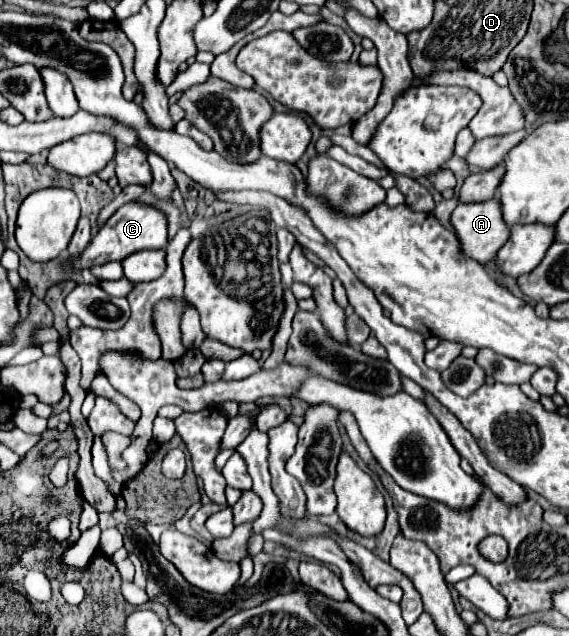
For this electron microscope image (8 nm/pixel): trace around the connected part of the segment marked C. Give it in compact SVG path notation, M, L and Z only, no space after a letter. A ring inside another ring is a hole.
M127 203L123 209L119 209L91 239L89 247L83 251L83 255L73 263L73 267L91 267L91 265L103 265L107 261L123 261L127 255L143 249L163 249L167 245L167 215L145 203Z

